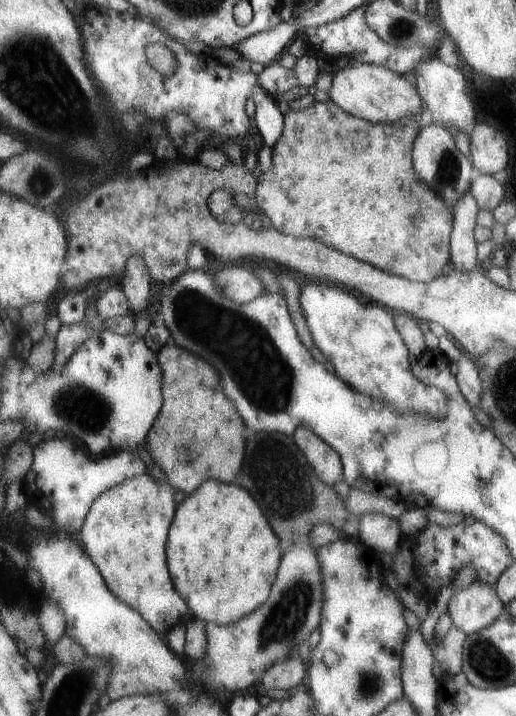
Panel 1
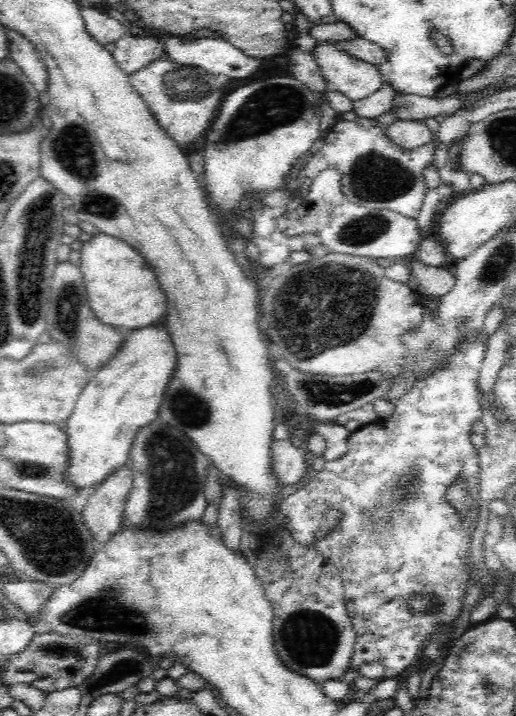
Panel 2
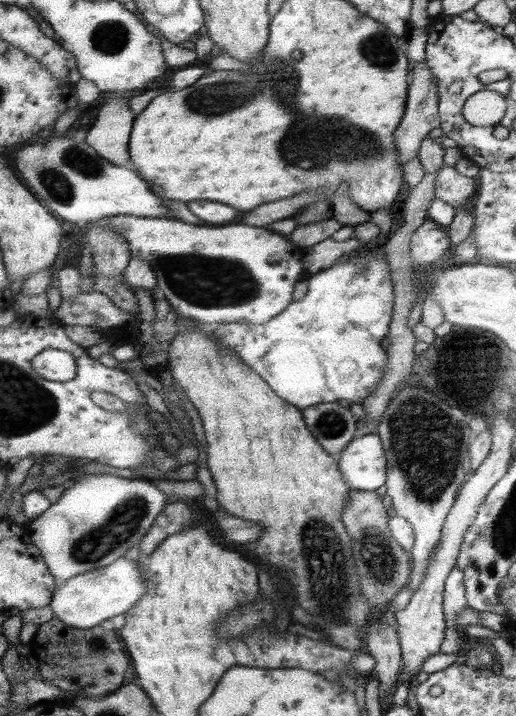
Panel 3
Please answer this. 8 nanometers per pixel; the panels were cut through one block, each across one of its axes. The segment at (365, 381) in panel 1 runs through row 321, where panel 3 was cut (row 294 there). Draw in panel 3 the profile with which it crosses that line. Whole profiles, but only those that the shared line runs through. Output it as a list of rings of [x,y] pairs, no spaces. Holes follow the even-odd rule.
[[[380,247],[375,252],[363,249],[357,256],[347,260],[345,258],[346,256],[332,268],[309,276],[306,295],[301,300],[292,302],[282,314],[269,320],[267,324],[221,323],[218,329],[211,332],[215,340],[219,338],[221,348],[235,348],[235,354],[247,366],[257,370],[257,374],[261,374],[261,378],[265,378],[269,386],[273,386],[273,390],[281,394],[281,398],[297,408],[309,408],[326,402],[363,405],[386,376],[385,364],[389,355],[381,342],[388,338],[396,305],[396,288],[390,266]]]

